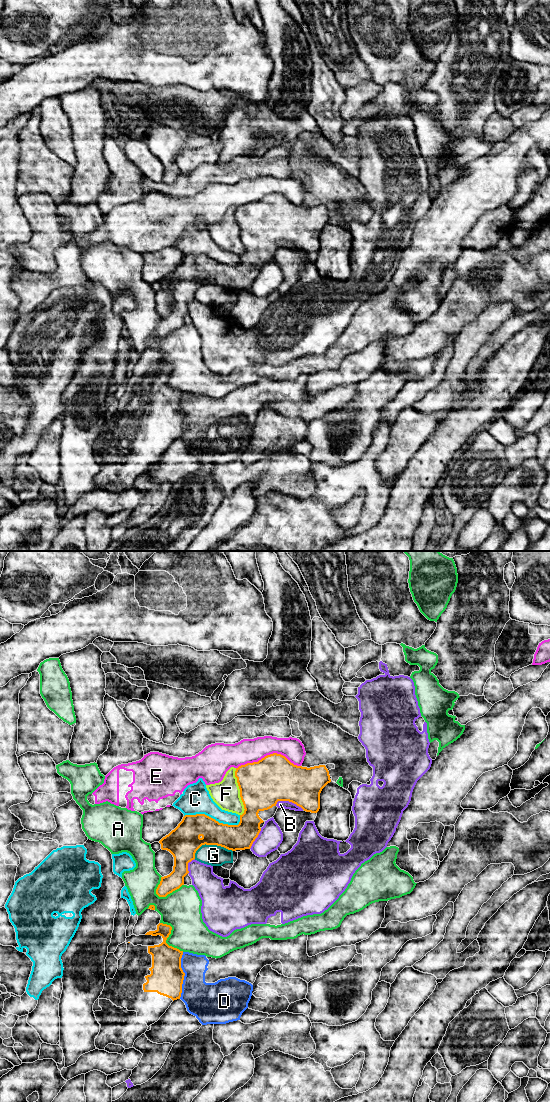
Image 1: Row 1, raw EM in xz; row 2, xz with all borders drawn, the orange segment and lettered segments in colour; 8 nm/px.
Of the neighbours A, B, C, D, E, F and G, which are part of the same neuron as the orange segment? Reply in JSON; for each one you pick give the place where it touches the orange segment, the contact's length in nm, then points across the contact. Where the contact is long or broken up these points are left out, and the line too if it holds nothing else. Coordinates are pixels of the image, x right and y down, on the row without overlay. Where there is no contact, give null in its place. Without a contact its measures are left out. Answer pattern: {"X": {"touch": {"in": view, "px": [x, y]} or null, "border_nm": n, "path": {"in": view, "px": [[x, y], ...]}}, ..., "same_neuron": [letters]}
{"same_neuron": []}

